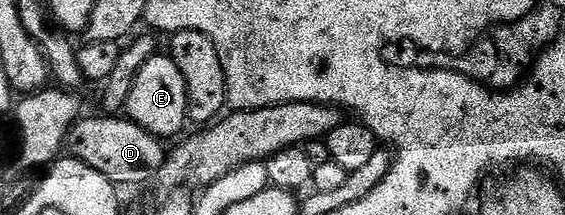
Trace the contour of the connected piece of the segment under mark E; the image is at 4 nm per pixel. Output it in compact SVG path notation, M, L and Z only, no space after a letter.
M168 53L152 55L139 69L131 85L131 93L125 102L124 114L132 123L147 129L147 133L156 135L162 141L169 141L172 135L179 134L187 127L189 117L187 85L183 81L183 73L179 73L179 65L175 65L175 61Z

